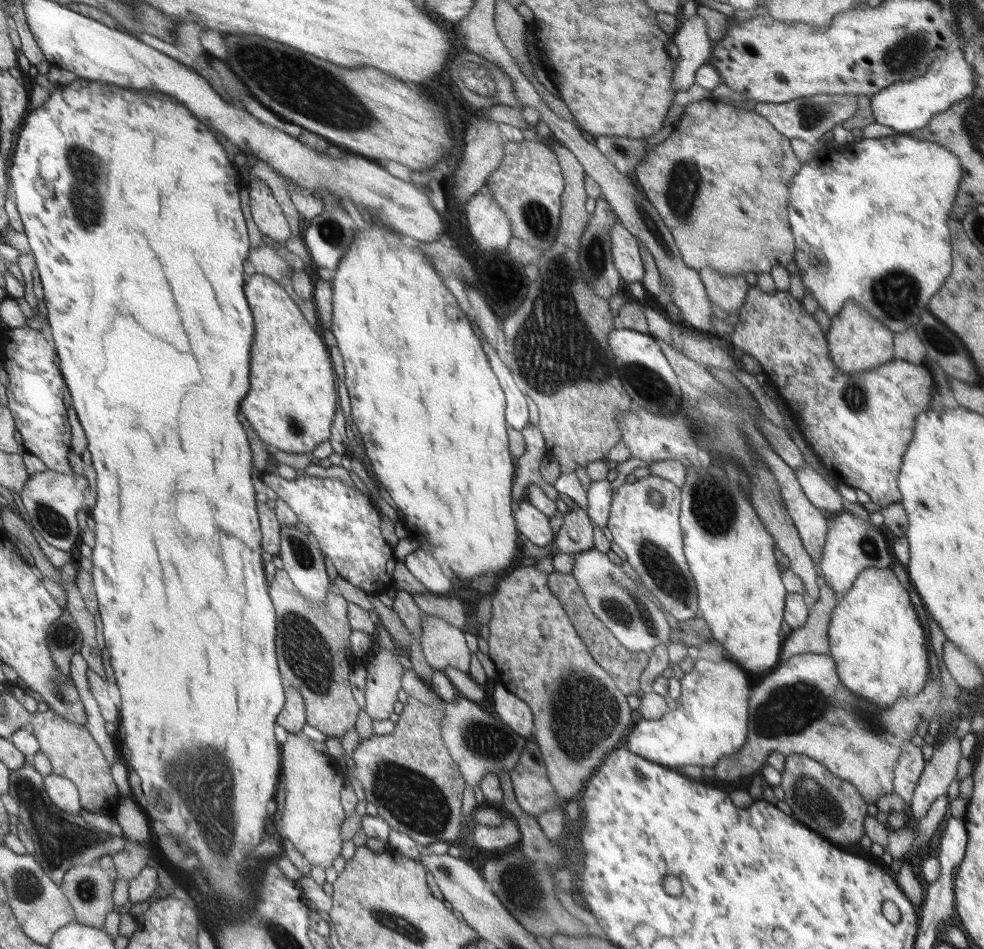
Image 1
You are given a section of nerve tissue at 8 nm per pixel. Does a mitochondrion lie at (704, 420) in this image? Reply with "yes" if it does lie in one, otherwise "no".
yes

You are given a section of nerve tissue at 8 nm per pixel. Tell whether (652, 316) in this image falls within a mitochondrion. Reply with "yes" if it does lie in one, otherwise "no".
no

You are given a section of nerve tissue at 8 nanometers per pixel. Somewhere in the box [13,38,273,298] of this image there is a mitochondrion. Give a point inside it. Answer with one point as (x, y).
(85, 167)

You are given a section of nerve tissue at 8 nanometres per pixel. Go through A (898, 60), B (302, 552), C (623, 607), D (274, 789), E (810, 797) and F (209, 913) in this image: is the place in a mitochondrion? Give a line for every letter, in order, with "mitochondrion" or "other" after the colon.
A: mitochondrion
B: mitochondrion
C: mitochondrion
D: other
E: mitochondrion
F: other

